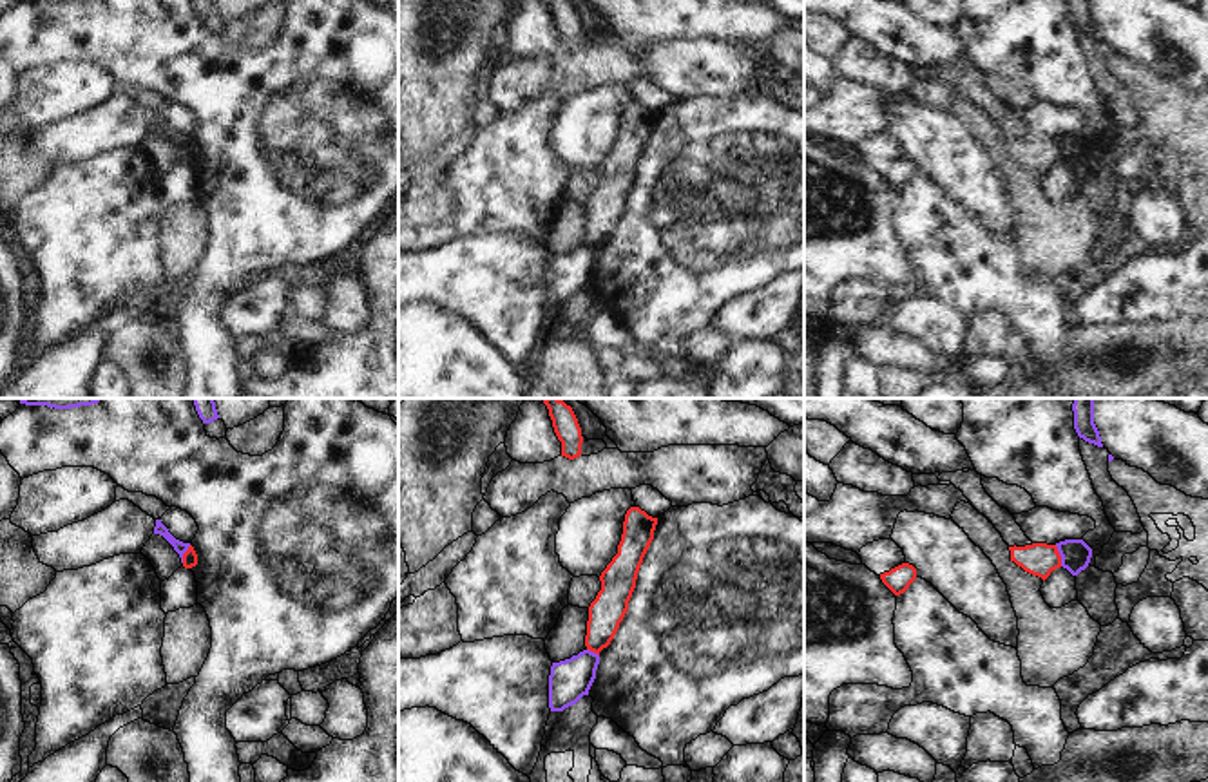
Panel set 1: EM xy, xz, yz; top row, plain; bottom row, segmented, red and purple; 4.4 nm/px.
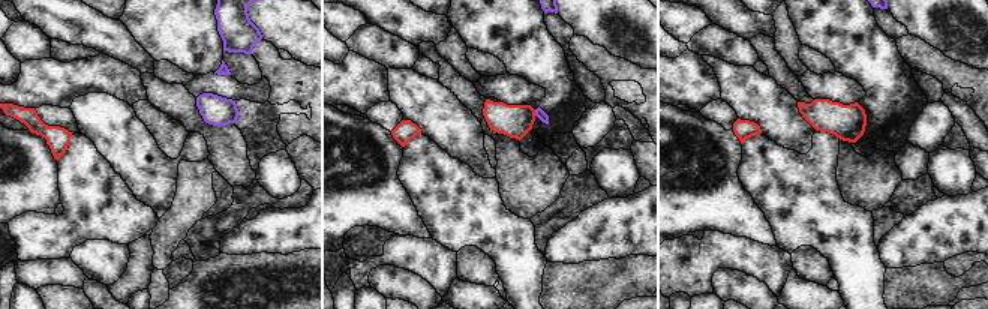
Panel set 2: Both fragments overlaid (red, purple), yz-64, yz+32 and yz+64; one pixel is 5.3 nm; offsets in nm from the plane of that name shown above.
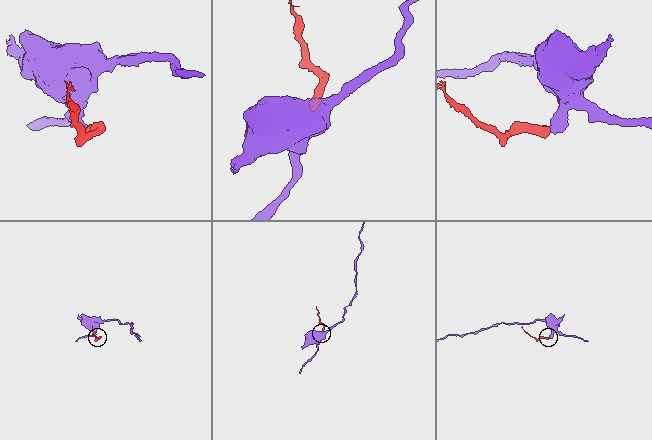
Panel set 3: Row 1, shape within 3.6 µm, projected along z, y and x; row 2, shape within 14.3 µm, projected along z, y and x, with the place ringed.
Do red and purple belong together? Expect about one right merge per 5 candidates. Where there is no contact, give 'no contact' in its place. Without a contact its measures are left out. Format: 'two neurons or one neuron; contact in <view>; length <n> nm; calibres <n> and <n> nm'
two neurons; contact in yz; length 100 nm; calibres 150 and 130 nm

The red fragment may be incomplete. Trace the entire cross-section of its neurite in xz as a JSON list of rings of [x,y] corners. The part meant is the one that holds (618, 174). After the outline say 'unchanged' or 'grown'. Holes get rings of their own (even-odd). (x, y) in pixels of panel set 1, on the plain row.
[[[630,101],[625,109],[618,148],[601,167],[601,185],[589,201],[585,241],[598,250],[610,239],[628,205],[638,167],[654,134],[656,119],[657,112],[648,110],[639,101]]]; unchanged

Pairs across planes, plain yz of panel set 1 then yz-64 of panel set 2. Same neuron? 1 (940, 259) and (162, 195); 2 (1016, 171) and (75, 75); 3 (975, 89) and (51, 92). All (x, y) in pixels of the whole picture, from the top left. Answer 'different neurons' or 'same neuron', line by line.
1: different neurons
2: different neurons
3: different neurons

